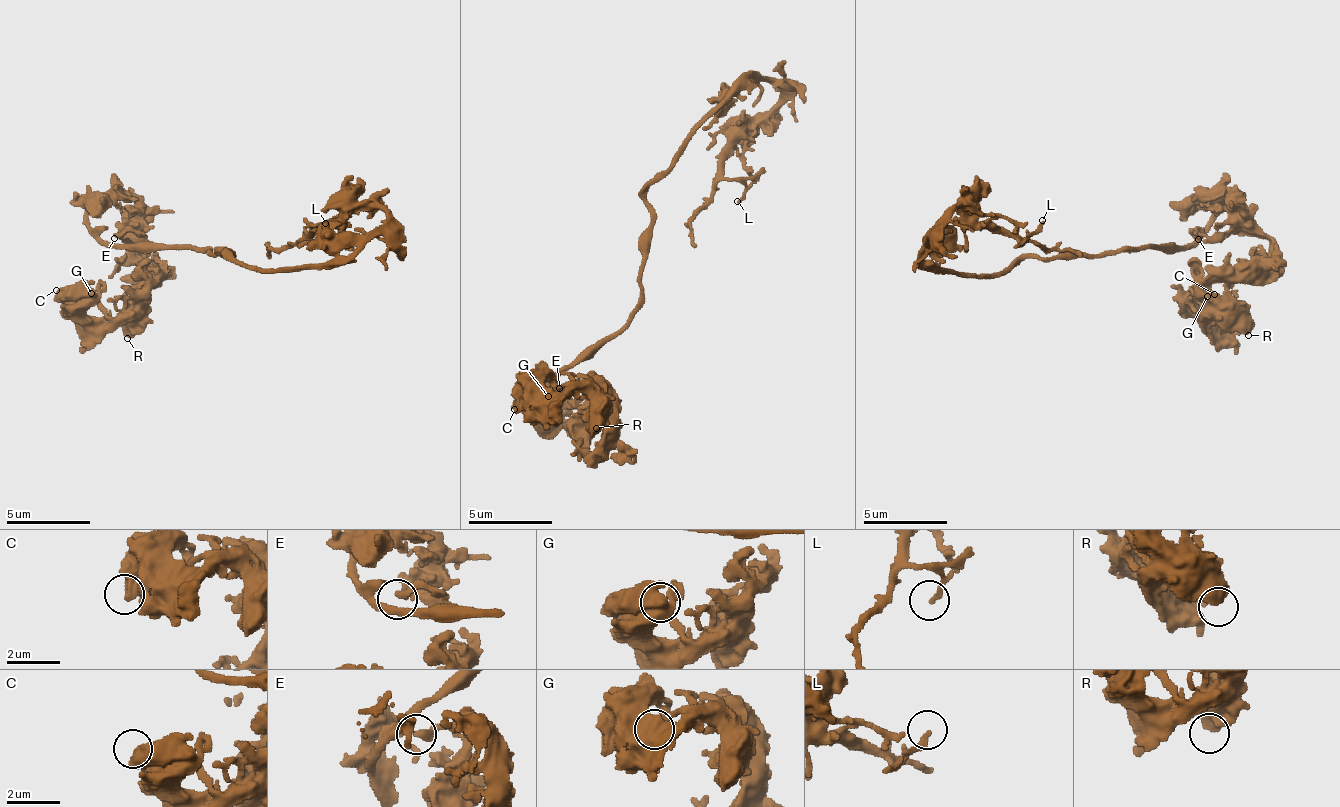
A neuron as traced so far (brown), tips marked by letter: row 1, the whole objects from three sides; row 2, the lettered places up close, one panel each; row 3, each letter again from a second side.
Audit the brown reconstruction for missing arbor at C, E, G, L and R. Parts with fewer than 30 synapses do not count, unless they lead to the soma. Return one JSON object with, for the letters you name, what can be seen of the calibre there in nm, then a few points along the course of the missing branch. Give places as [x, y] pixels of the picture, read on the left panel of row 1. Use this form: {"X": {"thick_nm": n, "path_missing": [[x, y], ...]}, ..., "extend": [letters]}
{"extend": []}

